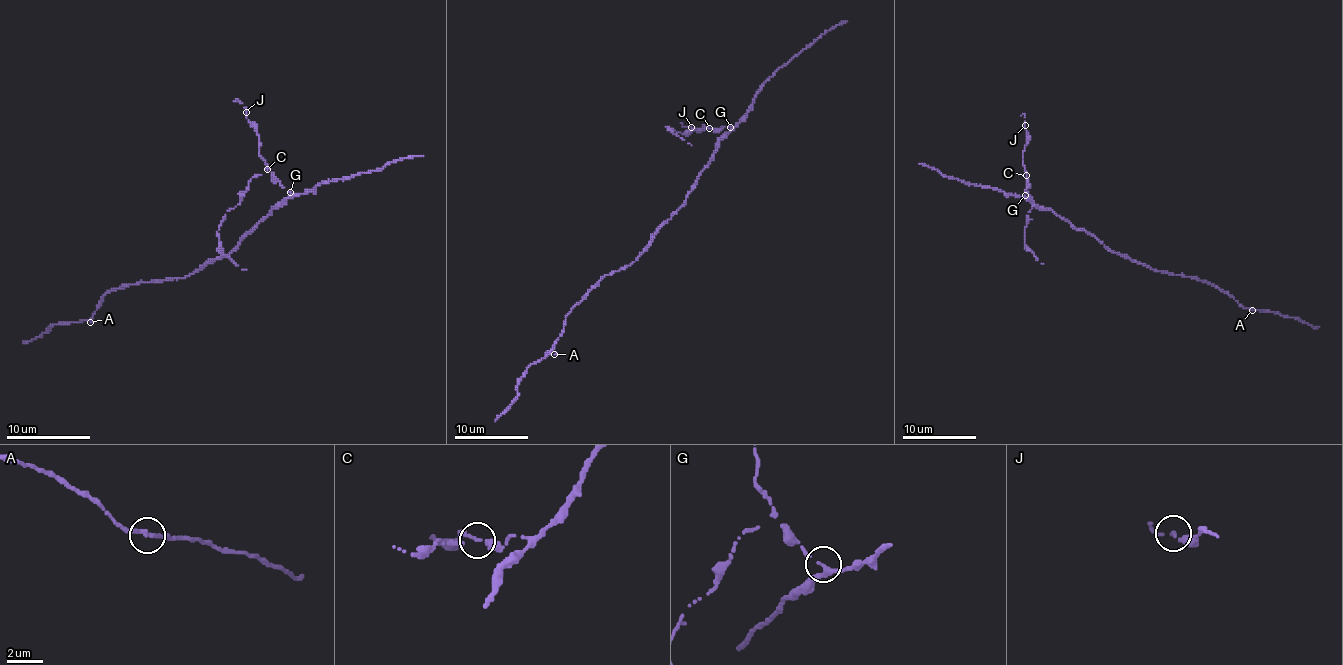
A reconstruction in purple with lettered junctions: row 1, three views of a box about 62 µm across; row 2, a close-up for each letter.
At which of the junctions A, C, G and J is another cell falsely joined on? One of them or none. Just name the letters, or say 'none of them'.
C

